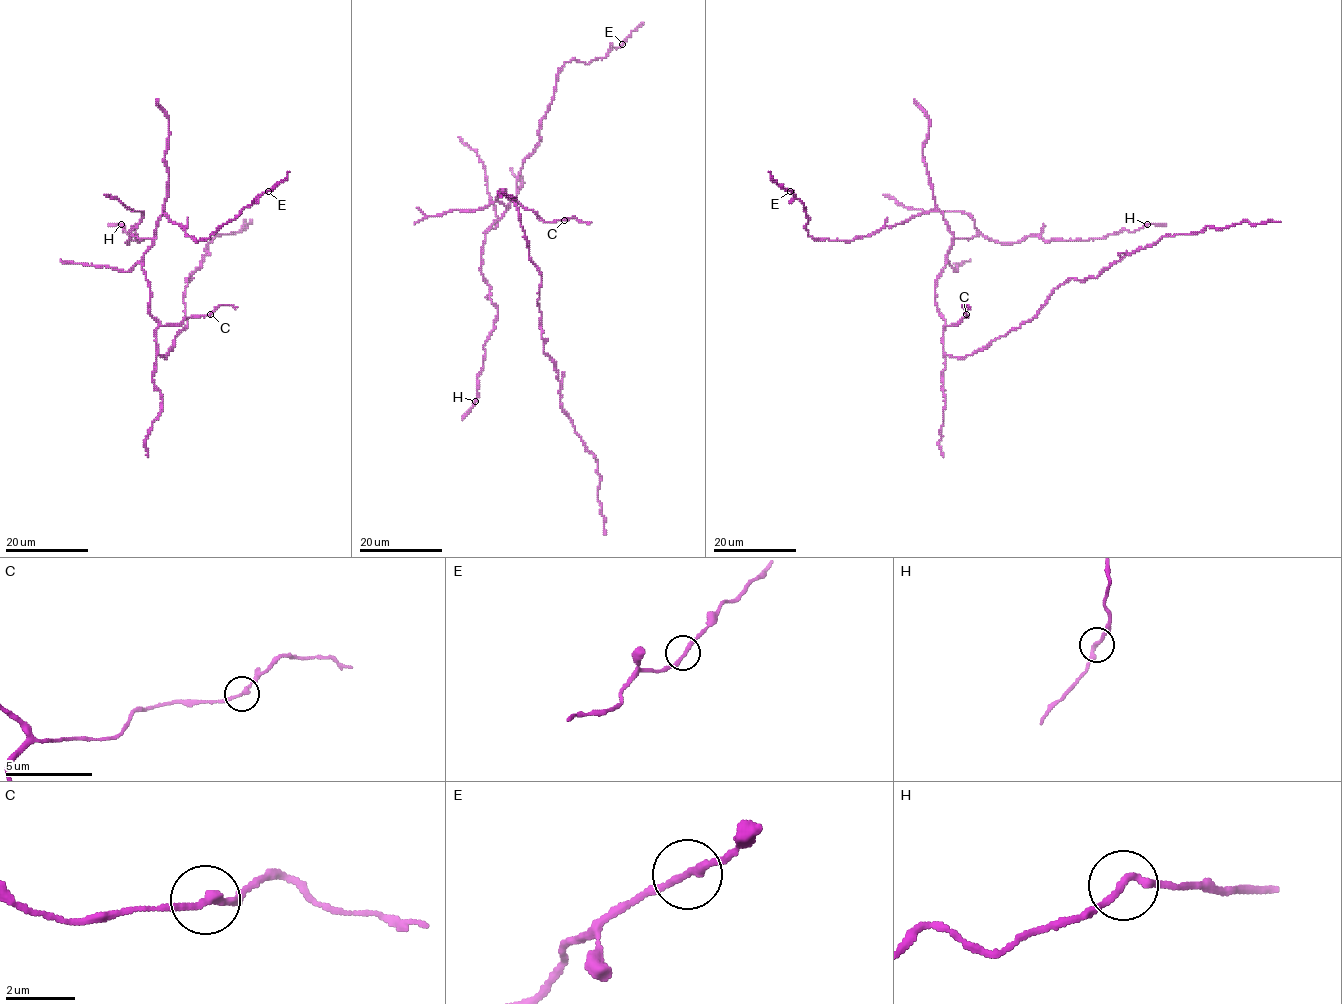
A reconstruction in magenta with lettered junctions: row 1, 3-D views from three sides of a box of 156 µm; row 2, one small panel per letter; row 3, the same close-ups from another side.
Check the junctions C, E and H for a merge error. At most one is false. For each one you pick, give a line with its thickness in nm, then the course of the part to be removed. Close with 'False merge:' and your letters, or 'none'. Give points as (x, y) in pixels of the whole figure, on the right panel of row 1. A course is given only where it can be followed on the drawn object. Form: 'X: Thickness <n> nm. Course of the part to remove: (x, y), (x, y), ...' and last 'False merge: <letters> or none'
False merge: none

